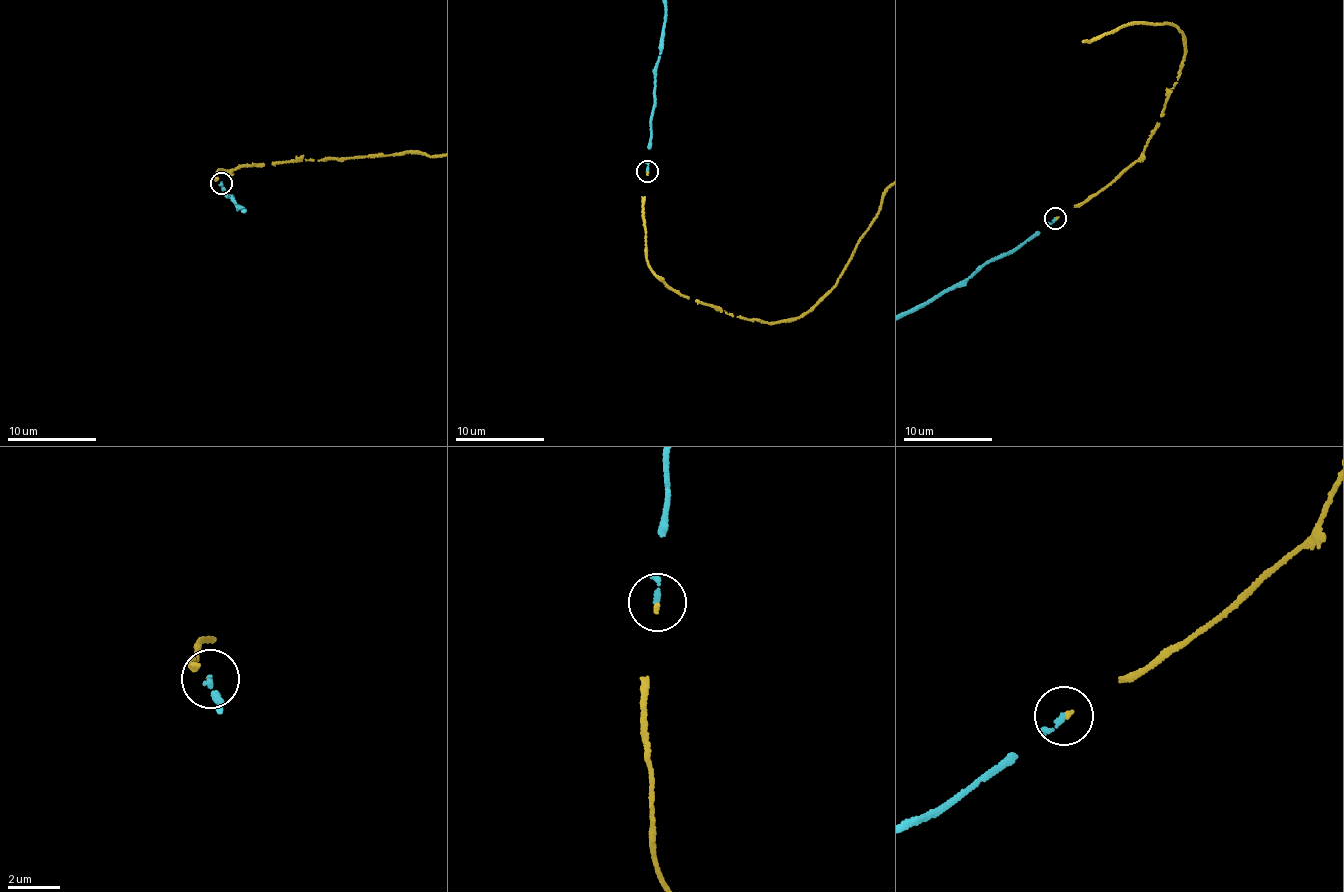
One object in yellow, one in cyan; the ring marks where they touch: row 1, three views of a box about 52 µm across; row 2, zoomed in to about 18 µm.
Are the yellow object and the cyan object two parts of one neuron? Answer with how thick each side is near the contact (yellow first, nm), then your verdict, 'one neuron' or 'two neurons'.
calibres 110 and 160 nm; one neuron

